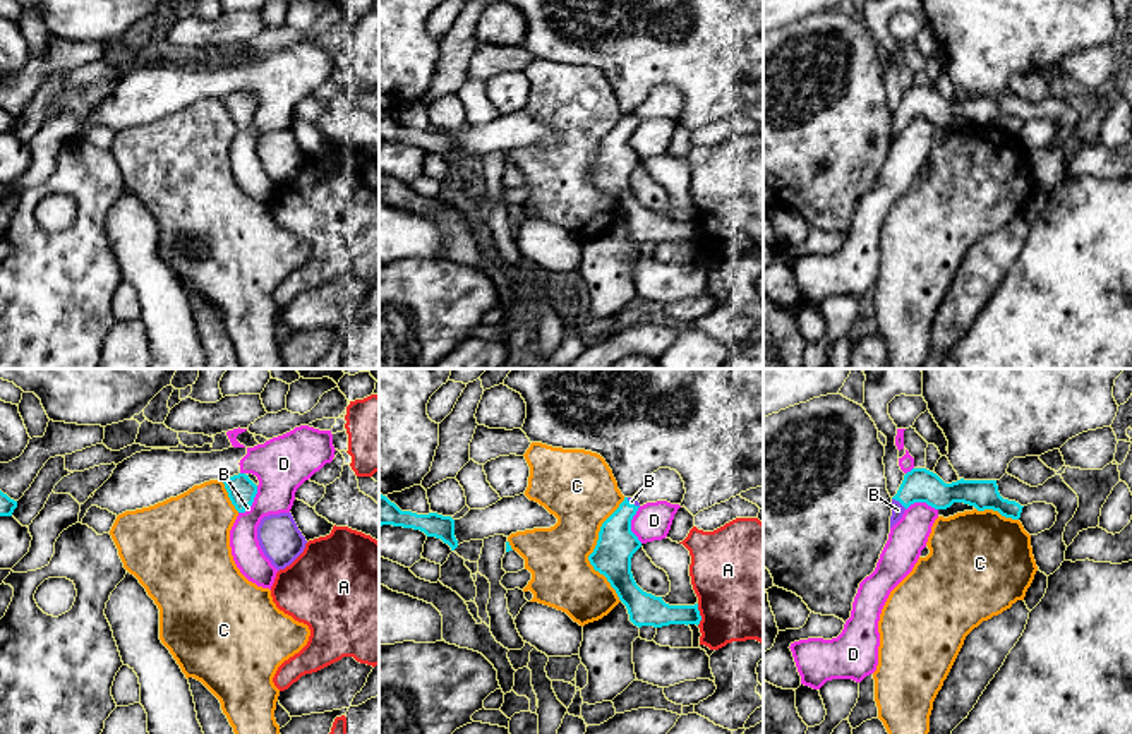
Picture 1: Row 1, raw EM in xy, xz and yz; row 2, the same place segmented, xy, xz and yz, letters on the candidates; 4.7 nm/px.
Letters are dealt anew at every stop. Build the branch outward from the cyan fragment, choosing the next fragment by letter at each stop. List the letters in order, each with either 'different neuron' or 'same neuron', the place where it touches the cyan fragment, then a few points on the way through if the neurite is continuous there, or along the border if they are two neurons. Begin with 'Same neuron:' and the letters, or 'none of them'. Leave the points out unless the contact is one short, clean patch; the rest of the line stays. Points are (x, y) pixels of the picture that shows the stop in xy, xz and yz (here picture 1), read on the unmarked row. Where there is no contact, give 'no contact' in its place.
Same neuron: B
A: different neuron | xz (698, 230) | along xz (697, 220), (698, 240)
B: same neuron | yz (899, 117) | across yz (920, 102), (899, 117), (897, 126)
C: different neuron | xz (594, 167)
D: different neuron | xz (630, 141)

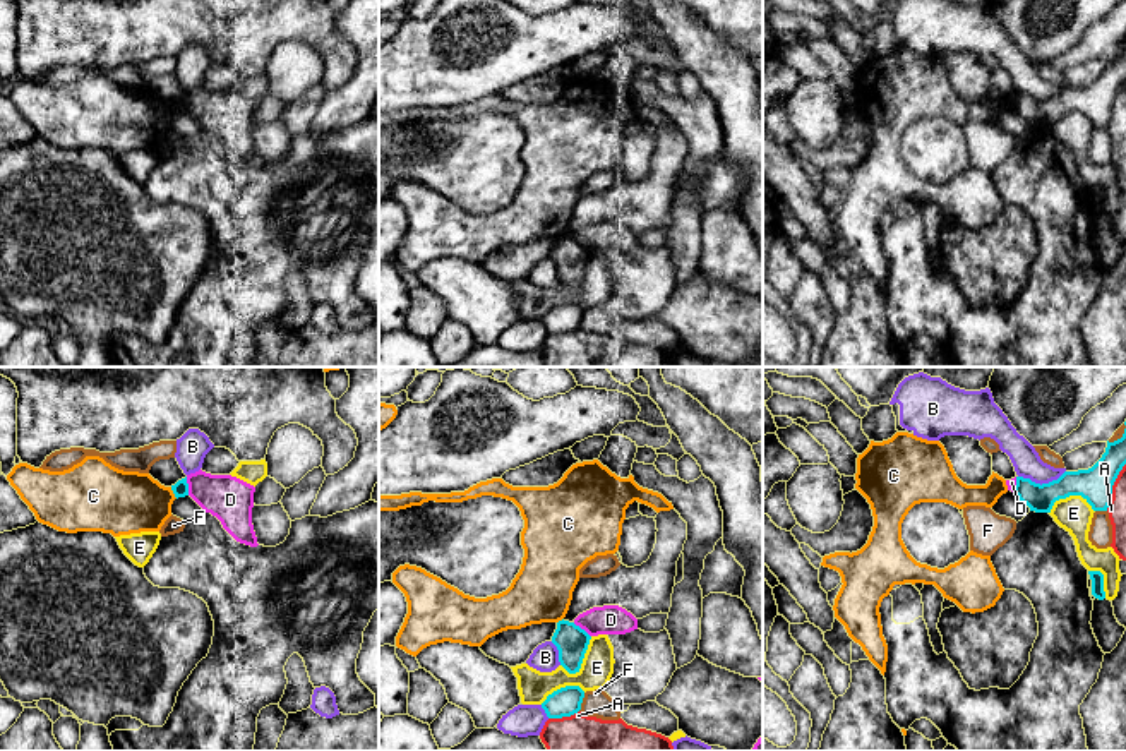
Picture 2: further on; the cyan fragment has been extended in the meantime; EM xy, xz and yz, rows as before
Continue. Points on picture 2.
Same neuron: none of them
A: different neuron | yz (1111, 103)
B: different neuron | yz (1039, 100)
C: different neuron | xy (173, 108) | along xy (170, 103), (177, 114)
D: different neuron | xy (187, 102)
E: different neuron | yz (1072, 110)
F: different neuron | xz (581, 318)

